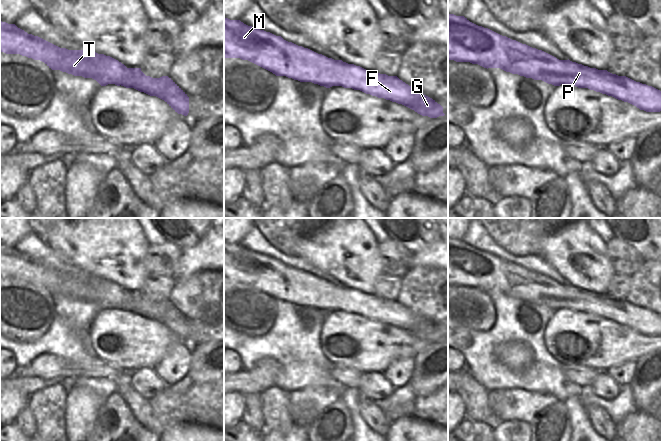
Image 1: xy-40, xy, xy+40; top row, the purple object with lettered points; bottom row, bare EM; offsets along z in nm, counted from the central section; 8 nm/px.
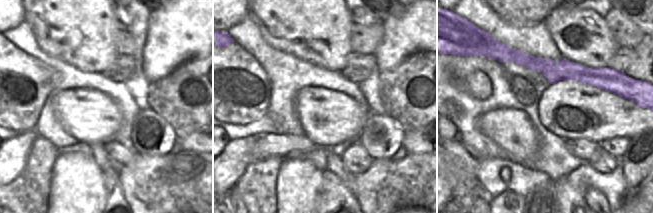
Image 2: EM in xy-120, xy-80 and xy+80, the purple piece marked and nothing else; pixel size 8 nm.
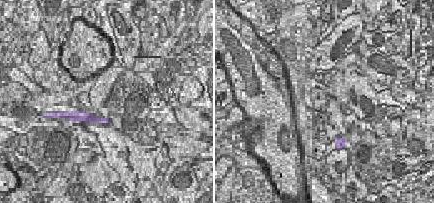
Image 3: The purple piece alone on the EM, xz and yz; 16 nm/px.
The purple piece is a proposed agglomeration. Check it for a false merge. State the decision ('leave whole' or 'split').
leave whole

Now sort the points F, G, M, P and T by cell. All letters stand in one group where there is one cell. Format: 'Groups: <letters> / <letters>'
Groups: F G M P T.

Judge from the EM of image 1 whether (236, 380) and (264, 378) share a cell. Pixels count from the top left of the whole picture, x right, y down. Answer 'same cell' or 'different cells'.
same cell

